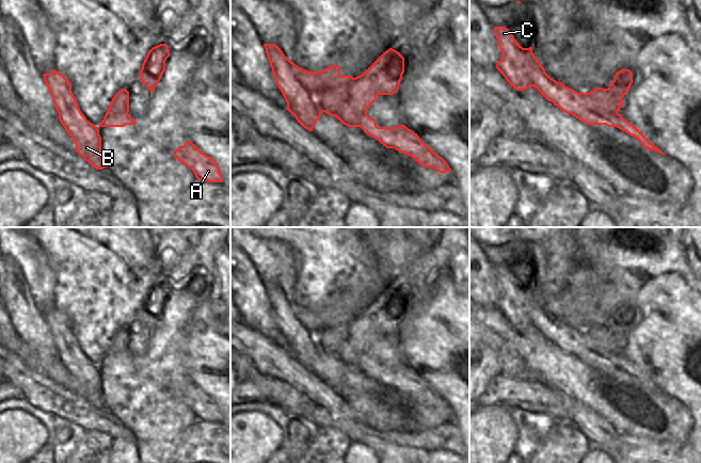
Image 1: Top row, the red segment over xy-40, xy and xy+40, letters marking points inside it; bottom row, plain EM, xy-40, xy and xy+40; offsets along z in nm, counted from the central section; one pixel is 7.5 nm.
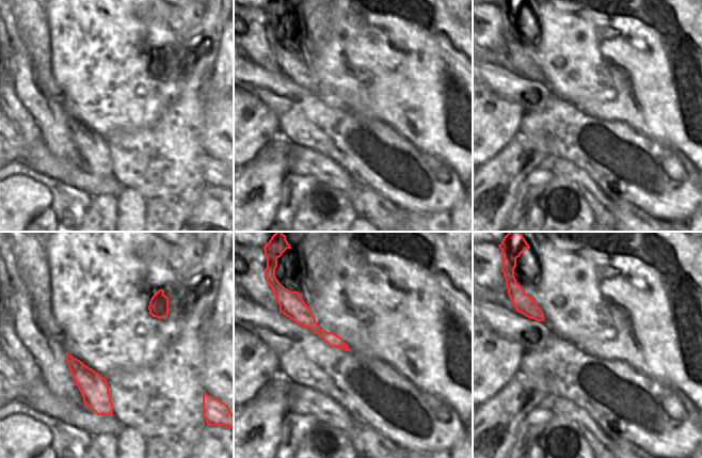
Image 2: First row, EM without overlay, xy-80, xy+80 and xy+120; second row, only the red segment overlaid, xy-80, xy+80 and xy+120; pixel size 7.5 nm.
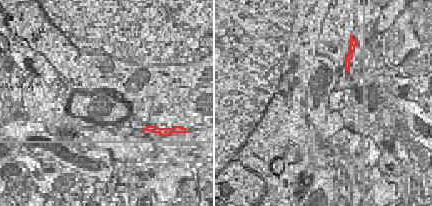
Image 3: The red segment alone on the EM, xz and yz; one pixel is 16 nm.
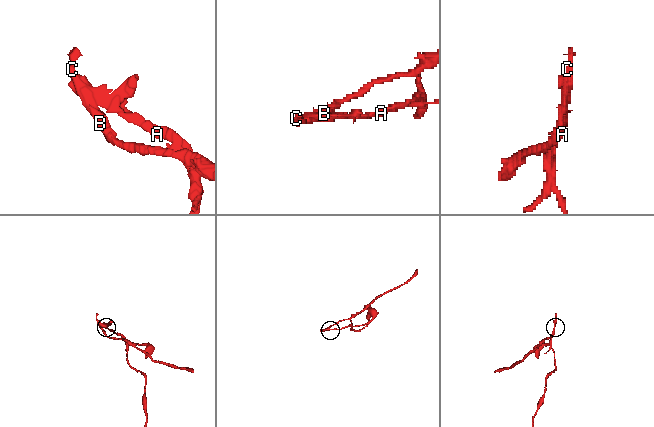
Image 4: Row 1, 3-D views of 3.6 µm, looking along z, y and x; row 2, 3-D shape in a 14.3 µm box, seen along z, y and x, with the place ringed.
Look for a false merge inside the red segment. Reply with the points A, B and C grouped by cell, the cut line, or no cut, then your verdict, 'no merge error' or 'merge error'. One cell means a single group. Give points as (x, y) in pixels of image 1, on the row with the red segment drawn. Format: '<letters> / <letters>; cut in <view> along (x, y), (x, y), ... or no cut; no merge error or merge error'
A / B C; cut in xy along (313, 73), (318, 77), (324, 89), (314, 94), (323, 111); merge error

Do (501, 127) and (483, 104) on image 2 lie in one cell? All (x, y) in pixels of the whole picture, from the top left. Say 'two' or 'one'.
one

